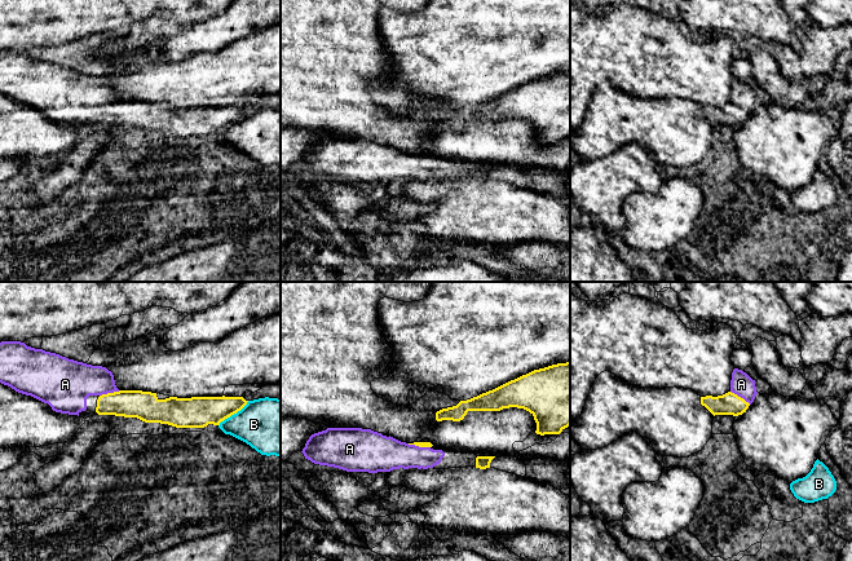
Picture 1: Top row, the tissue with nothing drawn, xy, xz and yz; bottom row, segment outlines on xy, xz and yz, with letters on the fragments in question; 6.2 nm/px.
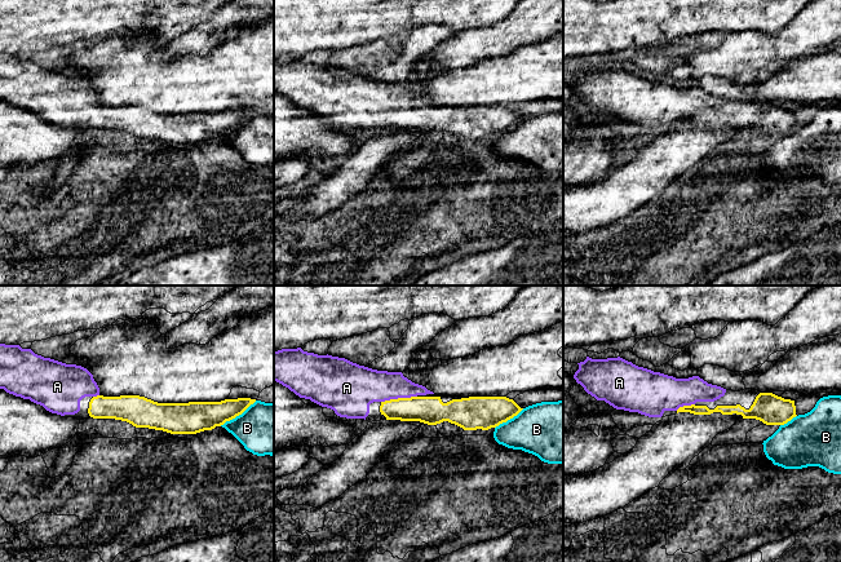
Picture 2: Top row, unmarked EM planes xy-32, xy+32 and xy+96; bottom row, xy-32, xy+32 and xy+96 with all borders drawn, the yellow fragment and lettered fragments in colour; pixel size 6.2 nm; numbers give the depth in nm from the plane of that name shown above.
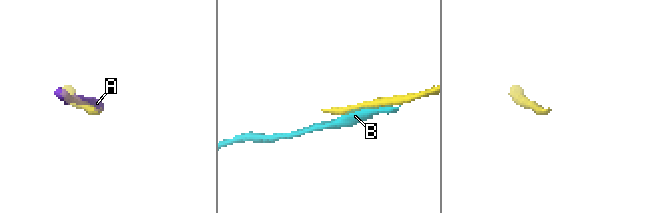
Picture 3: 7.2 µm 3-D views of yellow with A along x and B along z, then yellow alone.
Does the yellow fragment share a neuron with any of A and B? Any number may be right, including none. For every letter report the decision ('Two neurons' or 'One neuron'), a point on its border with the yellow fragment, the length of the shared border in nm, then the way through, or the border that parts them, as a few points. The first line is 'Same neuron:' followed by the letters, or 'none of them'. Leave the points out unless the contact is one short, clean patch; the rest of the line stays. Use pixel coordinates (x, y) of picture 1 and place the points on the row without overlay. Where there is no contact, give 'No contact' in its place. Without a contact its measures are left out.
Same neuron: A
A: One neuron. Touches yellow at xy (109, 104). Shared border 130 nm. Path across: xy (145, 116), (120, 114), (109, 104), (98, 93), (70, 93)
B: Two neurons. Touches yellow at xy (233, 124). Shared border 240 nm. Boundary: xy (248, 111), (219, 136)

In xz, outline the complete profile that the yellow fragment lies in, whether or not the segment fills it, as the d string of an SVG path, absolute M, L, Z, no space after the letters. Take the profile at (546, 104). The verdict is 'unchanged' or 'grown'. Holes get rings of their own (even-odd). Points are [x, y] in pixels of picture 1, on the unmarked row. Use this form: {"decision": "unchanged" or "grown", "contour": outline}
{"decision": "unchanged", "contour": "M570 72L534 80L493 101L460 111L456 116L442 119L436 123L436 131L460 132L468 122L500 122L509 118L529 122L537 133L537 145L560 145L570 136Z"}

